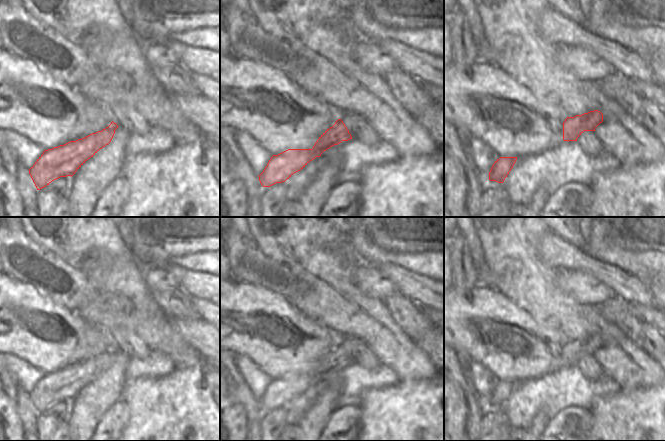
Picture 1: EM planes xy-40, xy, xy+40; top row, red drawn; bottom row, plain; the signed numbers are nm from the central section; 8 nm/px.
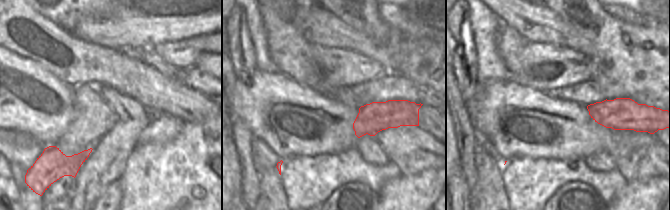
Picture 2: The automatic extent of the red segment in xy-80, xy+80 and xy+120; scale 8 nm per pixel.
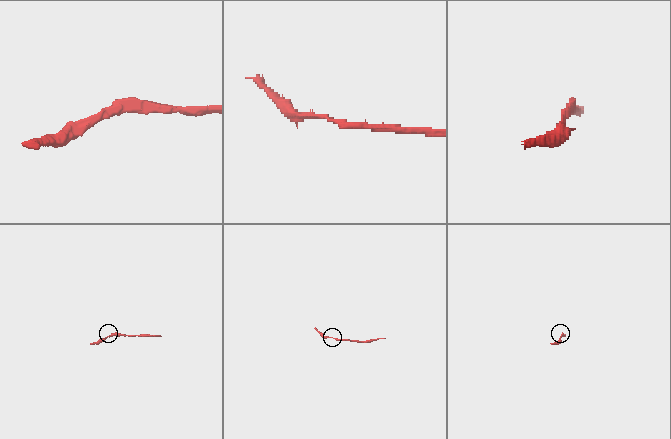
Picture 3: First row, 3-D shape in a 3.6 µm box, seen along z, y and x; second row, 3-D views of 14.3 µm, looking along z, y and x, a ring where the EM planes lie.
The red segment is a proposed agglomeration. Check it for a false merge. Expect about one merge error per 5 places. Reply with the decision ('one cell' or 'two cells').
one cell

